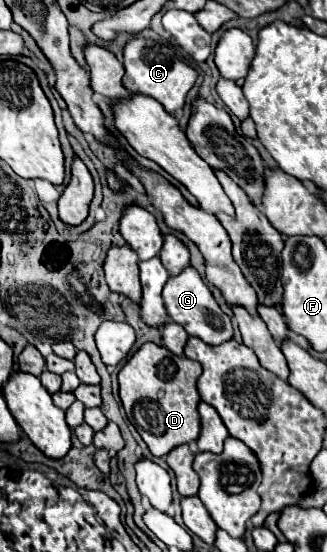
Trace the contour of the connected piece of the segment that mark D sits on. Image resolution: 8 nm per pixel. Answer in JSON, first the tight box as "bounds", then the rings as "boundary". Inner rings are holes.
{"bounds":[119,344,201,458],"boundary":[[[143,344],[121,368],[119,396],[125,414],[155,458],[167,456],[173,448],[197,440],[201,430],[197,404],[201,402],[201,398],[195,384],[199,376],[201,364],[185,356],[175,356],[173,352],[157,344]],[[159,390],[165,392],[163,398],[157,398]]]}

